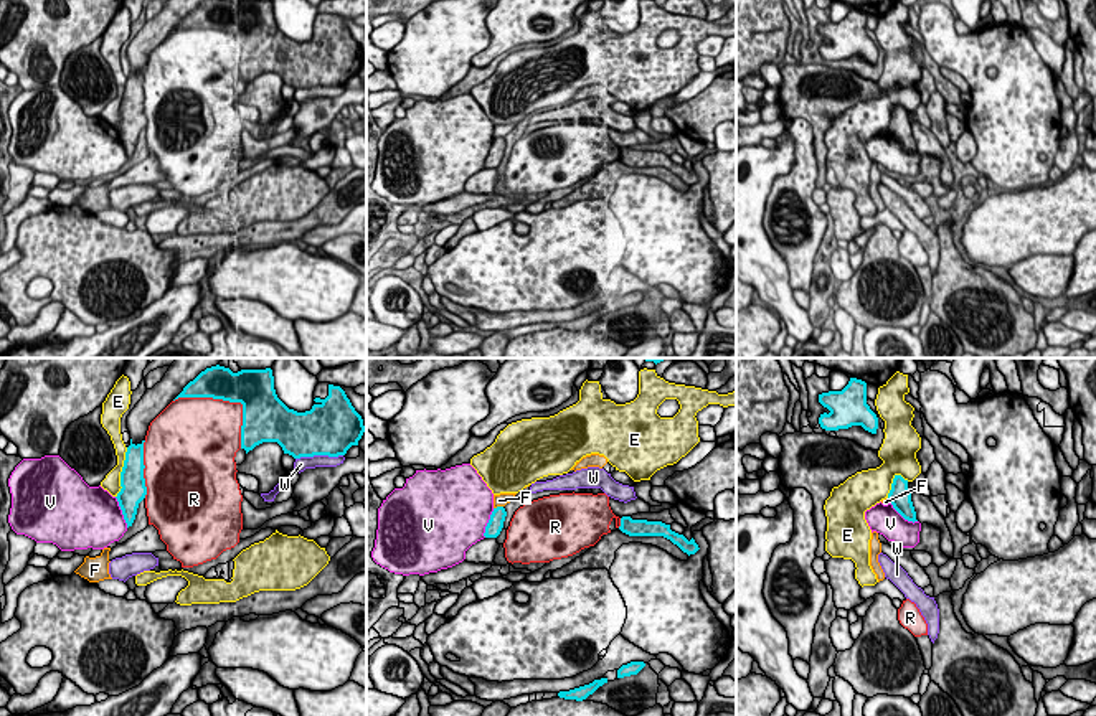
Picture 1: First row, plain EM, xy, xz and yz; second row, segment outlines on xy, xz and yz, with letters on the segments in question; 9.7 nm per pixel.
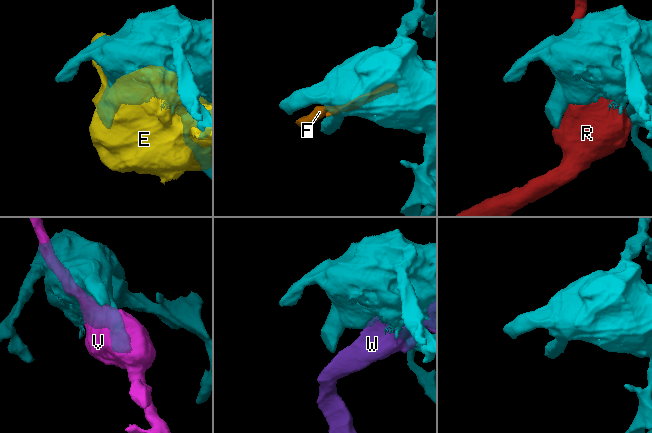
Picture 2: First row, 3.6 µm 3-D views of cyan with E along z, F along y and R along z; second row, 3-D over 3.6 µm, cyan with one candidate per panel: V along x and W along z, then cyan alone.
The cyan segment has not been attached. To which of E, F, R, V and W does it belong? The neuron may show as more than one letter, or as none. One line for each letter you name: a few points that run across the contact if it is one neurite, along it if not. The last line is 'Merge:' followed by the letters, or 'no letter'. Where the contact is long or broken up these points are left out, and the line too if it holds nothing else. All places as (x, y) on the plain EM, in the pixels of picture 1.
Merge: V

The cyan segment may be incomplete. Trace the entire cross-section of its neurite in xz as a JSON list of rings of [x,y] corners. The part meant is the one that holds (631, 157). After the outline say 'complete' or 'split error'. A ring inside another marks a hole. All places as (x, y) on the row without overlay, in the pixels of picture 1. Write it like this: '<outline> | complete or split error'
[[[622,147],[619,160],[629,167],[664,167],[688,186],[700,180],[693,168],[688,172],[683,165],[672,162],[670,155],[662,152],[632,150],[631,147]]] | complete

